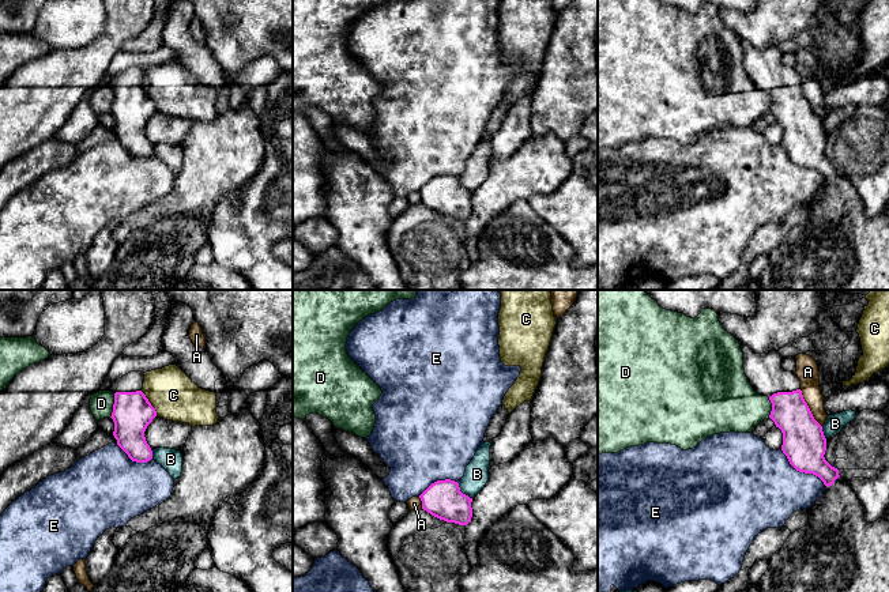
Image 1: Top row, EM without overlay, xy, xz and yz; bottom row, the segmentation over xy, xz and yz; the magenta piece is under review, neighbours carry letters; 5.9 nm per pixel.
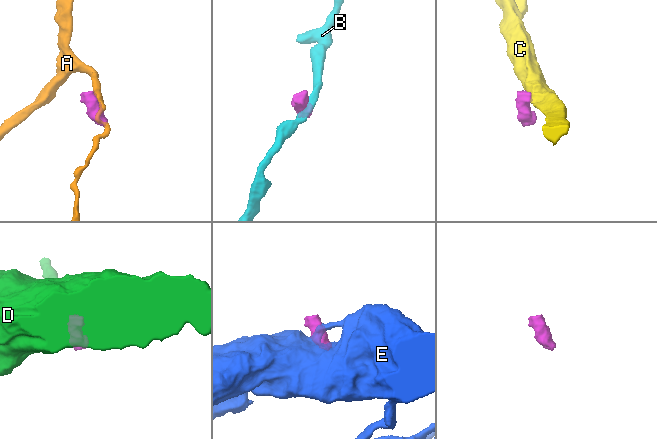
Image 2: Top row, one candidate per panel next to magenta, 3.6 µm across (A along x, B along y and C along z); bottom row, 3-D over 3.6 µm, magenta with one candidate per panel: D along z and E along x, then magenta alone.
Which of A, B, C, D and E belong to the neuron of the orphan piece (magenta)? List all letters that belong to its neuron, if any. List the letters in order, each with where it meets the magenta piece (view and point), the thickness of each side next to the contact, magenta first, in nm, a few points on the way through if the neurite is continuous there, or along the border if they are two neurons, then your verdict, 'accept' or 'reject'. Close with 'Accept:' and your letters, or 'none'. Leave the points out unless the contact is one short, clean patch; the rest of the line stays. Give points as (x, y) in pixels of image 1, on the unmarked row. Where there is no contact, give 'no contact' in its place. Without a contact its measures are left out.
A: yz (809, 104) | 260/130 nm | reject
B: xz (462, 188) | 220/140 nm | along xz (458, 178), (459, 184), (471, 193) | reject
C: xy (150, 98) | 240/280 nm | along xy (140, 86), (157, 110) | reject
D: xy (113, 101) | 240/140 nm | along xy (115, 89), (109, 112) | reject
E: yz (801, 166) | 260/440 nm | reject
Accept: none

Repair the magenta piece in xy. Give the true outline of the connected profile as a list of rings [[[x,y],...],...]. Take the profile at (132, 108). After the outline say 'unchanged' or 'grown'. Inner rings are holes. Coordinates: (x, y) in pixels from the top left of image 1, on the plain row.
[[[131,67],[112,79],[114,88],[112,114],[113,131],[117,140],[132,157],[147,158],[152,154],[152,146],[146,136],[144,127],[157,112],[146,90],[142,87],[143,67]]]; grown

